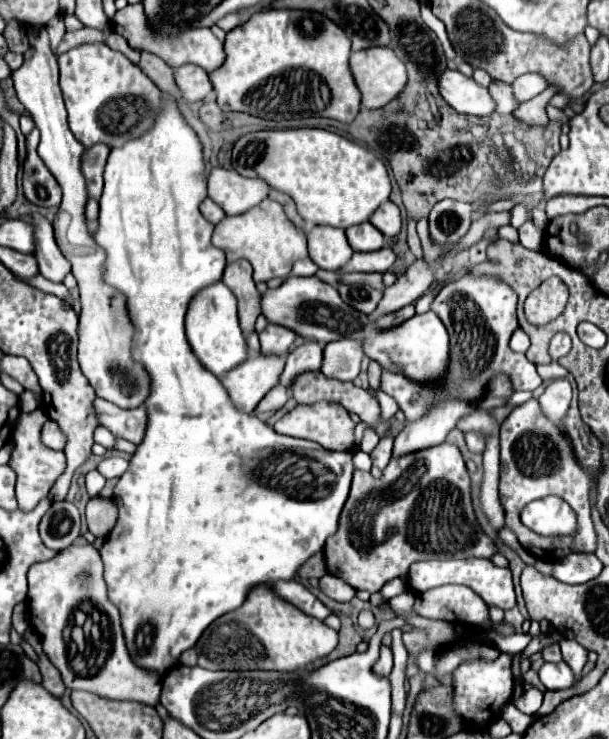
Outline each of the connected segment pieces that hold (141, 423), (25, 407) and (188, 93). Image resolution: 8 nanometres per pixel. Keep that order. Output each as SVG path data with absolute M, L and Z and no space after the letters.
M95 398L95 416L101 426L105 426L113 436L125 438L133 444L139 444L145 434L147 410L139 406L135 410L123 410L103 398Z
M25 390L25 392L19 396L19 400L21 400L21 412L31 412L31 410L37 409L37 398L35 398L33 392Z
M185 64L185 66L177 68L175 82L187 102L199 102L213 92L213 84L211 84L209 74L195 64Z

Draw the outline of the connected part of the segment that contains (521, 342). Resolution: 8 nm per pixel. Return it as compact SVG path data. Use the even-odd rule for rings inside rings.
M517 328L513 332L513 336L511 336L511 344L509 346L511 346L513 352L527 352L527 348L529 348L529 336L521 328Z

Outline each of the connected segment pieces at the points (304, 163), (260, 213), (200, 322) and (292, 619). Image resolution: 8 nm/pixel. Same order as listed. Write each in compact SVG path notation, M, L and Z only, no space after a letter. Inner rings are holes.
M299 128L299 130L261 130L249 132L241 136L233 146L231 158L233 170L247 178L261 178L271 188L289 194L295 204L299 216L309 226L335 226L335 228L349 228L353 224L369 222L373 212L389 200L391 194L391 180L385 164L365 146L347 140L339 134L319 128Z
M265 198L259 206L239 216L225 216L213 232L213 246L221 248L227 262L247 258L253 266L253 280L267 282L271 278L287 278L297 260L307 258L307 236L285 214L283 206Z
M221 282L203 288L199 296L191 300L189 312L185 316L185 330L193 354L215 376L223 376L225 372L237 368L249 358L247 342L237 320L237 300L231 294L231 290Z
M269 586L251 590L243 606L223 614L197 640L197 664L207 670L305 670L317 658L335 650L339 634L327 624L303 614L293 604L277 598Z

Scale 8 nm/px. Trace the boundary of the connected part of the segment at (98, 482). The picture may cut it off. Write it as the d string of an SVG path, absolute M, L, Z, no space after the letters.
M91 470L85 478L87 478L87 480L85 480L85 484L87 484L87 492L89 492L91 498L95 498L95 496L101 492L101 488L105 486L105 476L99 474L97 470Z

